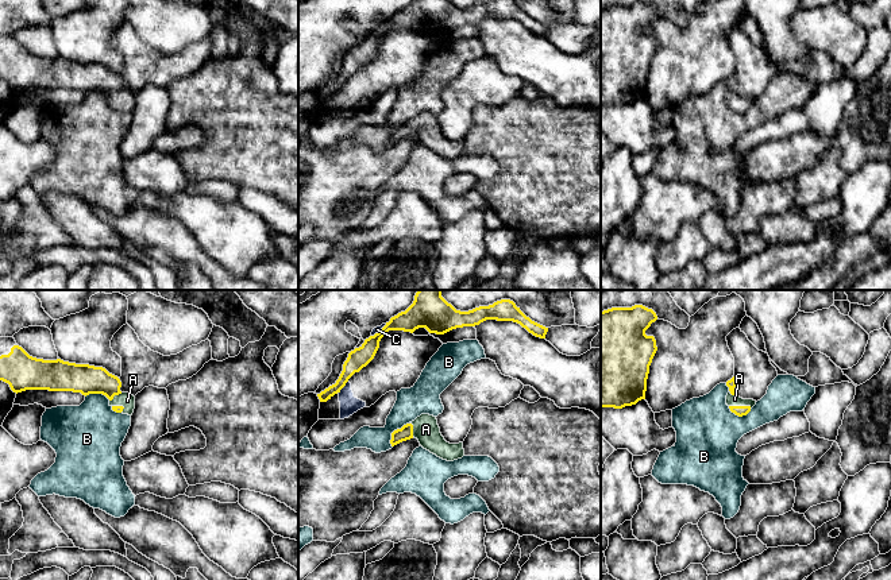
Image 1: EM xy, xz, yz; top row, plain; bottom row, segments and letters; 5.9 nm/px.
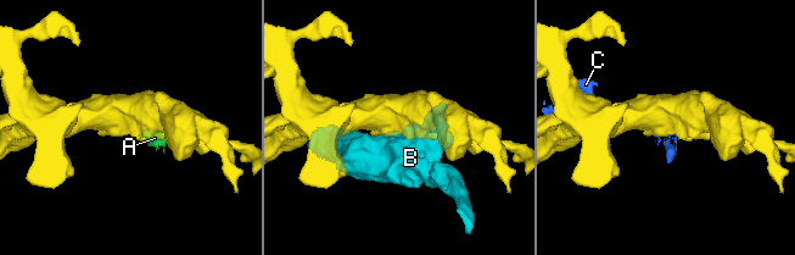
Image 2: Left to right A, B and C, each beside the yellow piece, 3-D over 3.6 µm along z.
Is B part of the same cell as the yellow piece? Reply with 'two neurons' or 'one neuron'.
two neurons

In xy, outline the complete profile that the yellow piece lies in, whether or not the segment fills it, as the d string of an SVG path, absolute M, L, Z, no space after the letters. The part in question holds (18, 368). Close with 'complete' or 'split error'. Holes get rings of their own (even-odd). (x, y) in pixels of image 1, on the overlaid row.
M0 337L0 380L16 394L26 390L103 394L116 413L132 415L135 409L135 397L122 393L120 379L105 368L32 357L14 337Z; split error

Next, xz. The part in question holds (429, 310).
M418 290L413 303L392 317L374 336L348 353L343 371L335 384L317 394L320 402L327 402L346 386L348 379L366 367L375 356L381 339L389 330L413 333L425 328L429 333L444 335L452 329L475 326L486 320L513 321L536 337L545 339L548 328L532 321L510 299L501 299L489 306L479 306L468 312L456 310L441 297L441 290Z; complete

